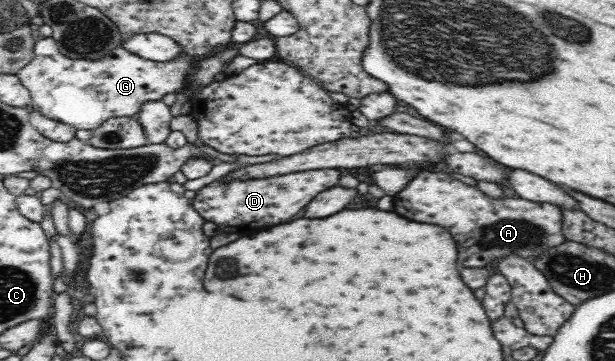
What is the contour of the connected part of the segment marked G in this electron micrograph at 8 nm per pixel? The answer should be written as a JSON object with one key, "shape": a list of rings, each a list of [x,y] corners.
{"shape":[[[51,36],[39,37],[33,46],[33,58],[17,76],[28,89],[34,111],[76,129],[96,129],[113,118],[133,118],[148,101],[186,89],[196,59],[188,52],[167,62],[144,59],[122,47],[100,59],[71,59],[61,53]]]}

